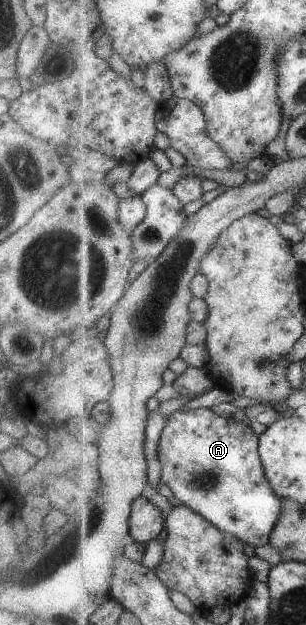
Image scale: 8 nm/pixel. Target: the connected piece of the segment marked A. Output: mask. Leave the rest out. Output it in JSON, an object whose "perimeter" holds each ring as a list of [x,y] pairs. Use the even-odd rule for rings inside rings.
{"perimeter":[[[200,408],[173,412],[167,418],[157,445],[161,481],[173,492],[178,504],[191,507],[218,529],[236,535],[253,548],[270,544],[272,531],[284,513],[282,498],[274,491],[265,472],[259,452],[260,440],[261,436],[254,433],[248,423],[218,415],[210,408]]]}

